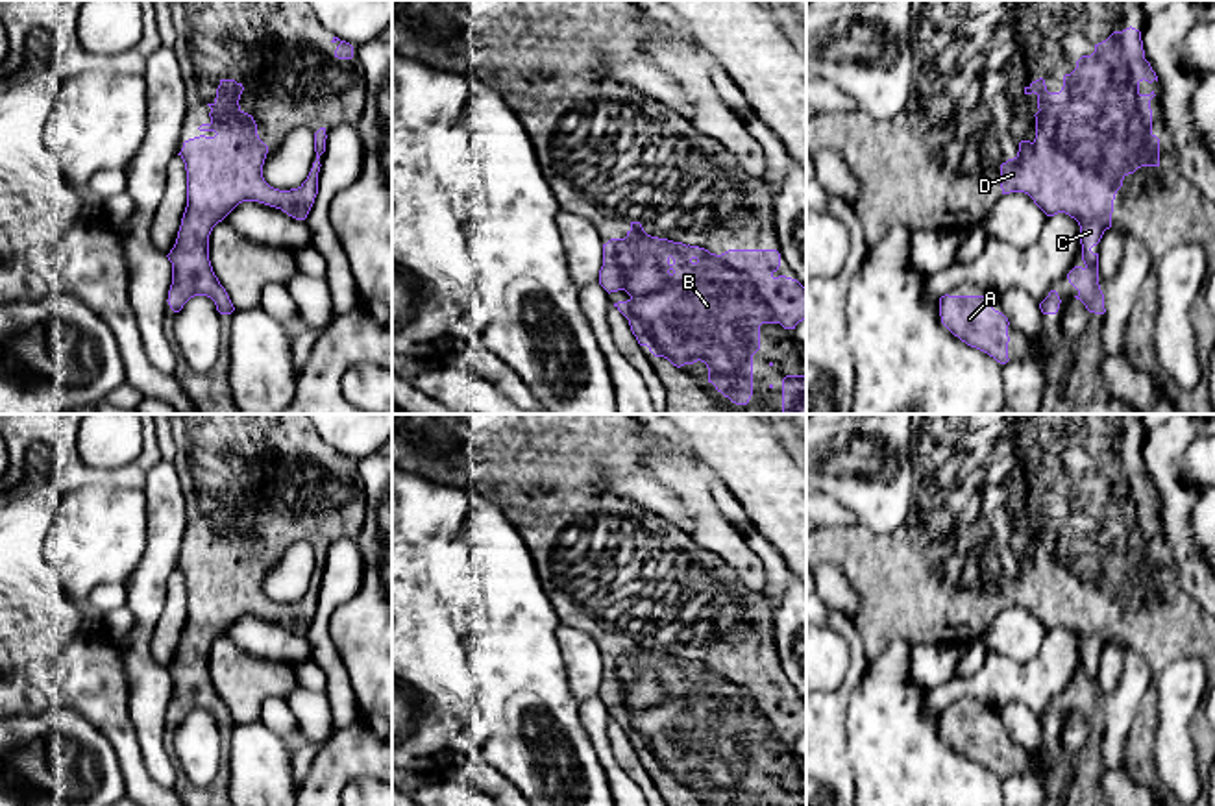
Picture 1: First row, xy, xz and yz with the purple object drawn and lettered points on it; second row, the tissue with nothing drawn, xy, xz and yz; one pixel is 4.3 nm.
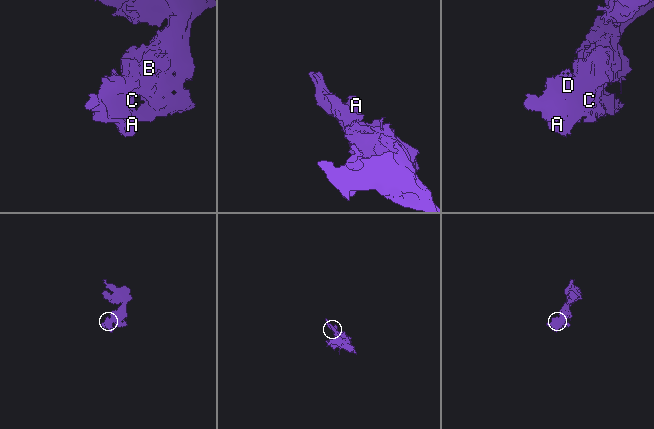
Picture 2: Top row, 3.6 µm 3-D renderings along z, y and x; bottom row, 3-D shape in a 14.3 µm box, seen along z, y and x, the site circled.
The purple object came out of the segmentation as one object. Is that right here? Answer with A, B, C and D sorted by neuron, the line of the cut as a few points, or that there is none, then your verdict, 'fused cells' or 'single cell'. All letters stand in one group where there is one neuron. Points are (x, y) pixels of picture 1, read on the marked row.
groups A B C D; cut none; single cell

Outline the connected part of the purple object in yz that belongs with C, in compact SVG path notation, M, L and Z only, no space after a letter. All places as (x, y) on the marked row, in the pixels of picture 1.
M1132 26L1123 31L1113 31L1106 41L1095 44L1091 55L1082 55L1076 61L1076 68L1063 76L1060 92L1049 92L1043 78L1025 87L1025 94L1034 92L1037 96L1039 111L1034 115L1036 139L1032 142L1021 140L1017 155L1000 165L1002 194L1025 192L1047 216L1065 213L1078 222L1082 261L1086 266L1074 266L1067 274L1067 279L1078 290L1074 298L1095 314L1104 314L1106 309L1098 285L1098 253L1093 253L1091 248L1097 246L1104 231L1111 227L1113 200L1123 187L1123 179L1141 166L1160 166L1160 139L1152 133L1150 109L1150 100L1156 94L1154 91L1150 94L1139 92L1143 79L1152 83L1154 79L1158 81L1158 76L1145 59L1141 31Z

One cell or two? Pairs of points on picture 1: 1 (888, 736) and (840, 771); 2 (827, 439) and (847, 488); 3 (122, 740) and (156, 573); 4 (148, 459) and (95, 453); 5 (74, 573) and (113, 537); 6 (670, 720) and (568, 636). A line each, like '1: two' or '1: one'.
1: two
2: one
3: two
4: two
5: one
6: two

